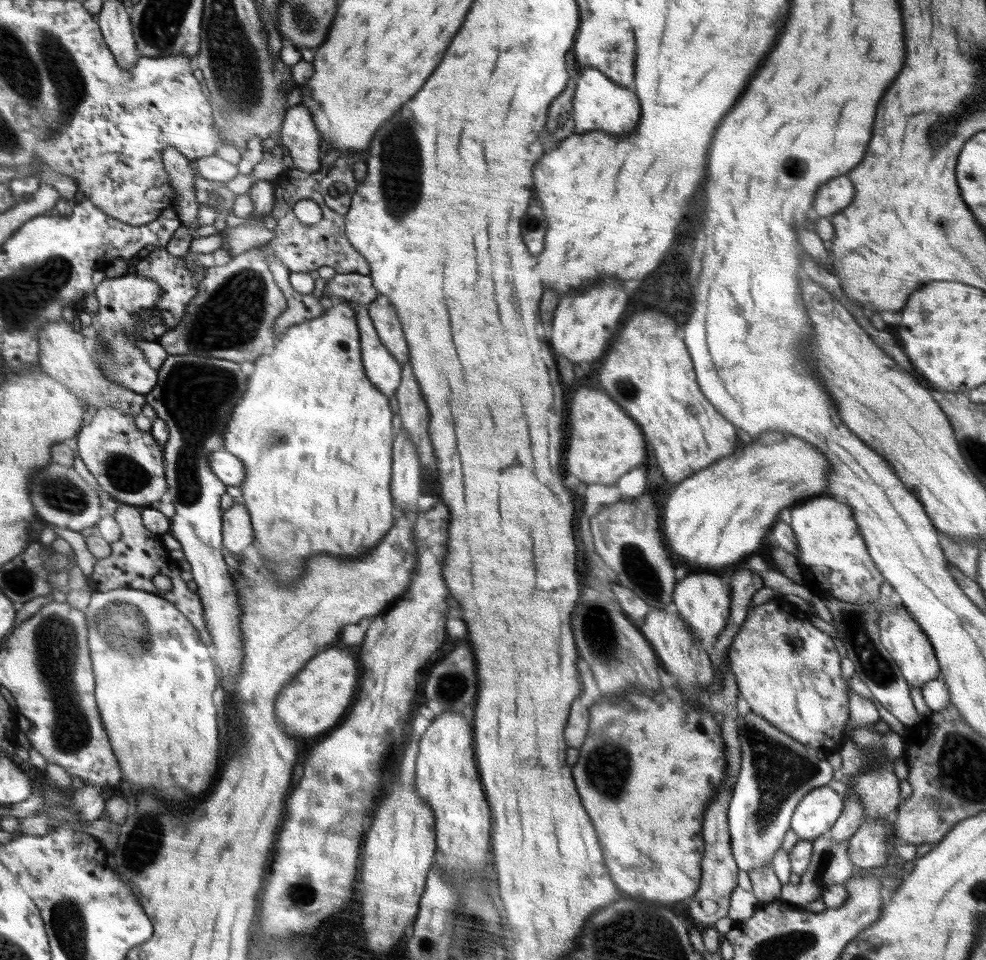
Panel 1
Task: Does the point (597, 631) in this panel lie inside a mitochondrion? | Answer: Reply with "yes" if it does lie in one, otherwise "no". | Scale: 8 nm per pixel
yes

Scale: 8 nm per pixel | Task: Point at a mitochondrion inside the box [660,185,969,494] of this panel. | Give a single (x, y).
(944, 223)

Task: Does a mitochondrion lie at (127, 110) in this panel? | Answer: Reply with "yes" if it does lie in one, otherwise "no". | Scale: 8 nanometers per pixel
no

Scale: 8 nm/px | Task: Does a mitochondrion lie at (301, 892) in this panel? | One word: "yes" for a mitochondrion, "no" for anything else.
yes

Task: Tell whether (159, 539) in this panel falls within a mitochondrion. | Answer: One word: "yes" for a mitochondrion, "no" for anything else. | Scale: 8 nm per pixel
no

